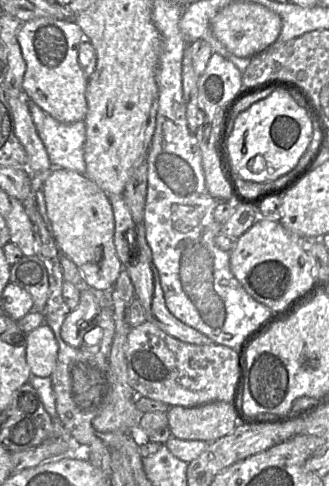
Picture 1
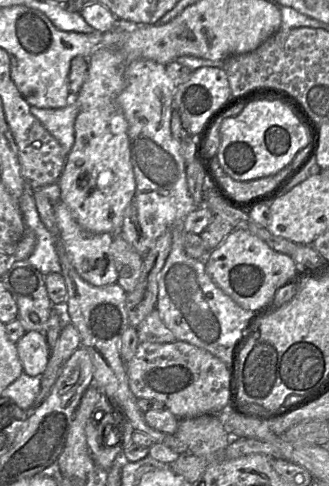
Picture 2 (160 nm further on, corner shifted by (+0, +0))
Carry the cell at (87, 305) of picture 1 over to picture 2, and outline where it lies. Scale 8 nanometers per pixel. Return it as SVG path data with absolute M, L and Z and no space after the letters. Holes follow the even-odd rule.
M65 322L58 341L51 349L45 371L40 376L40 391L33 408L38 407L49 395L69 357L81 346L81 337L75 325Z

